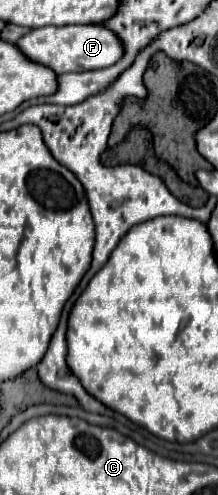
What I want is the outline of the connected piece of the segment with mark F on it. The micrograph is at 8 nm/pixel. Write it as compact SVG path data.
M64 25L64 27L38 27L26 33L18 47L26 57L36 63L48 65L56 73L70 73L70 71L90 71L90 69L104 69L114 65L124 57L124 45L120 45L120 37L104 29L104 25Z

